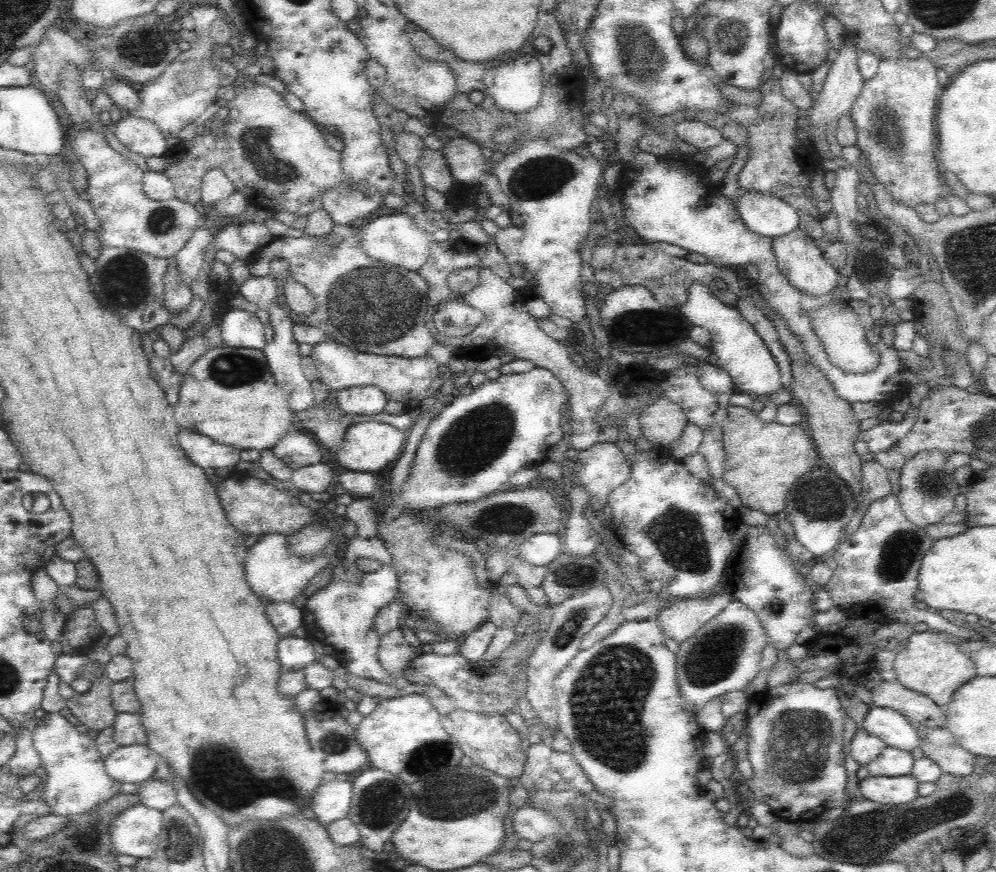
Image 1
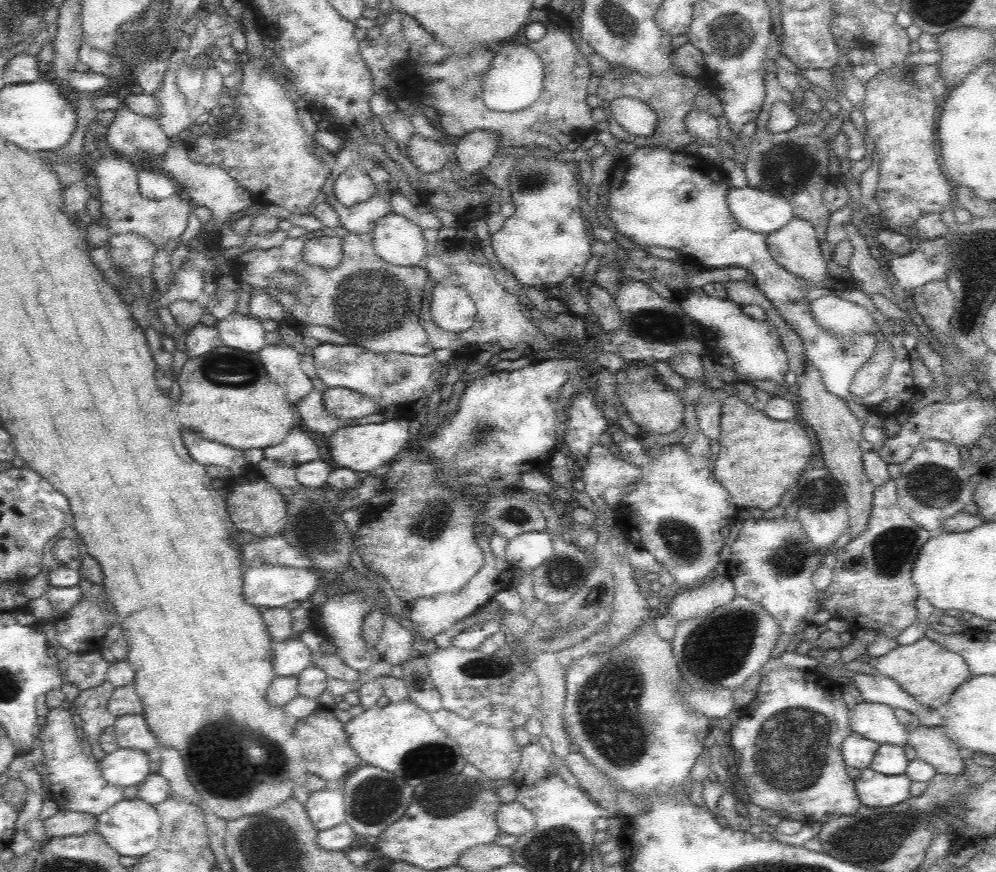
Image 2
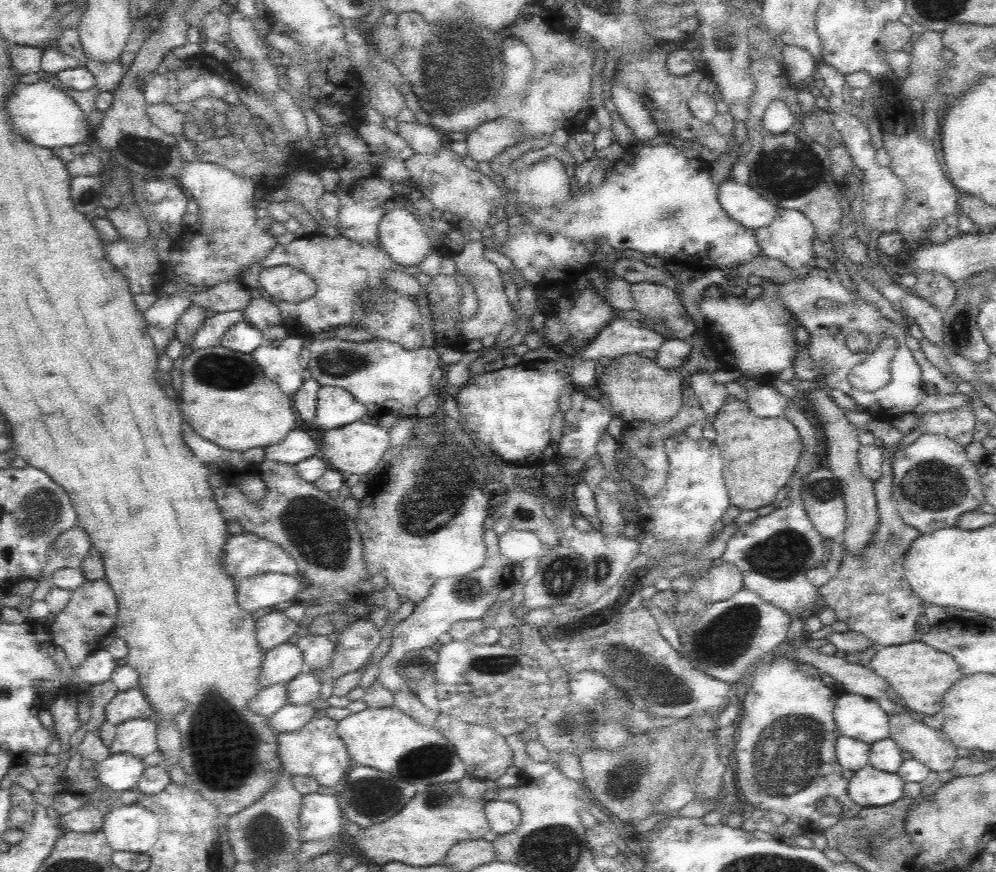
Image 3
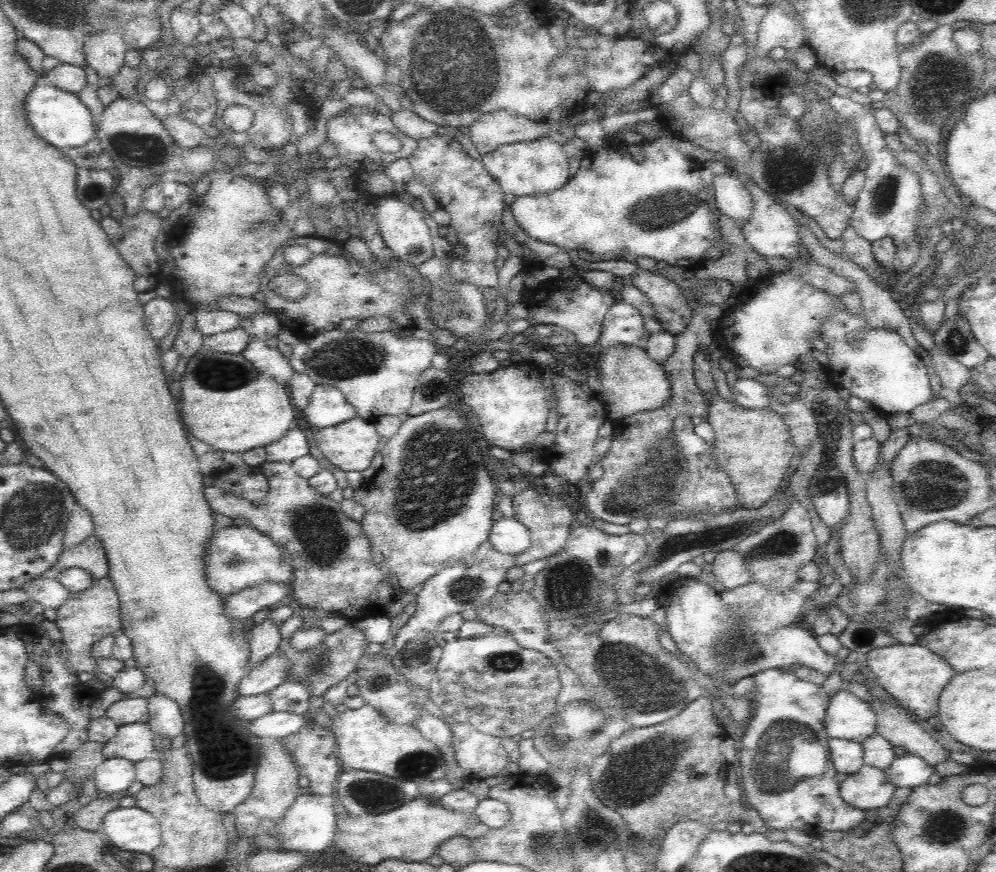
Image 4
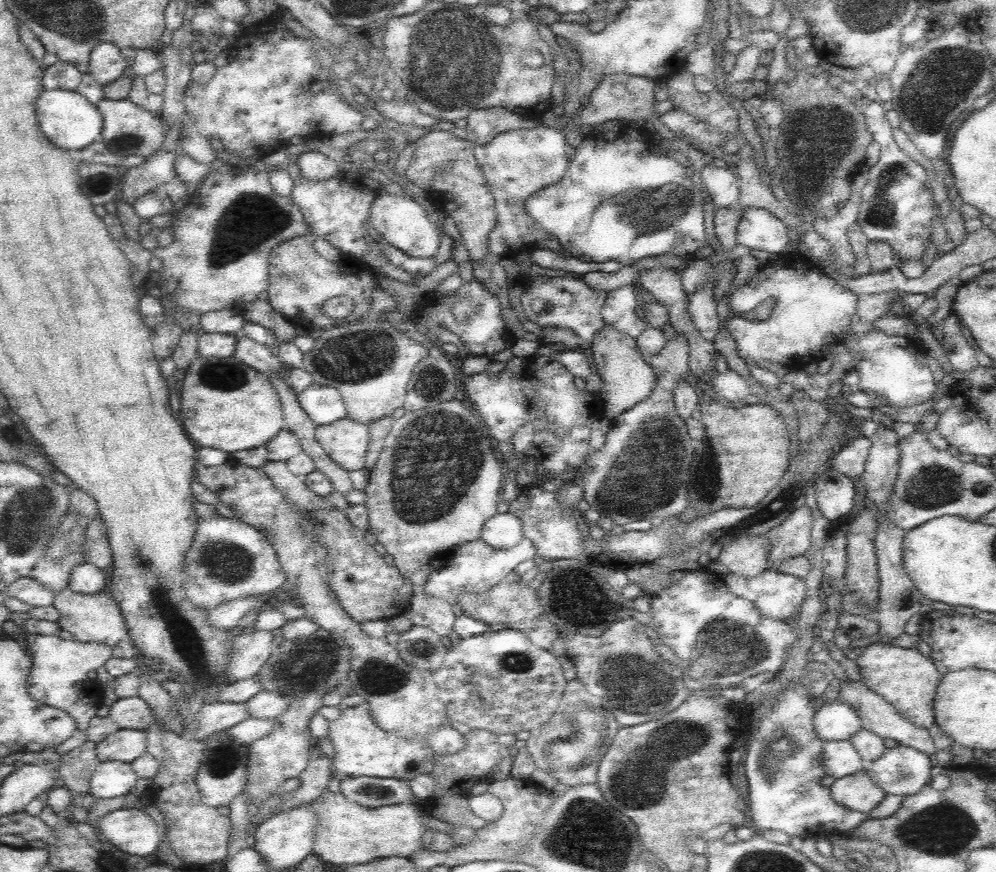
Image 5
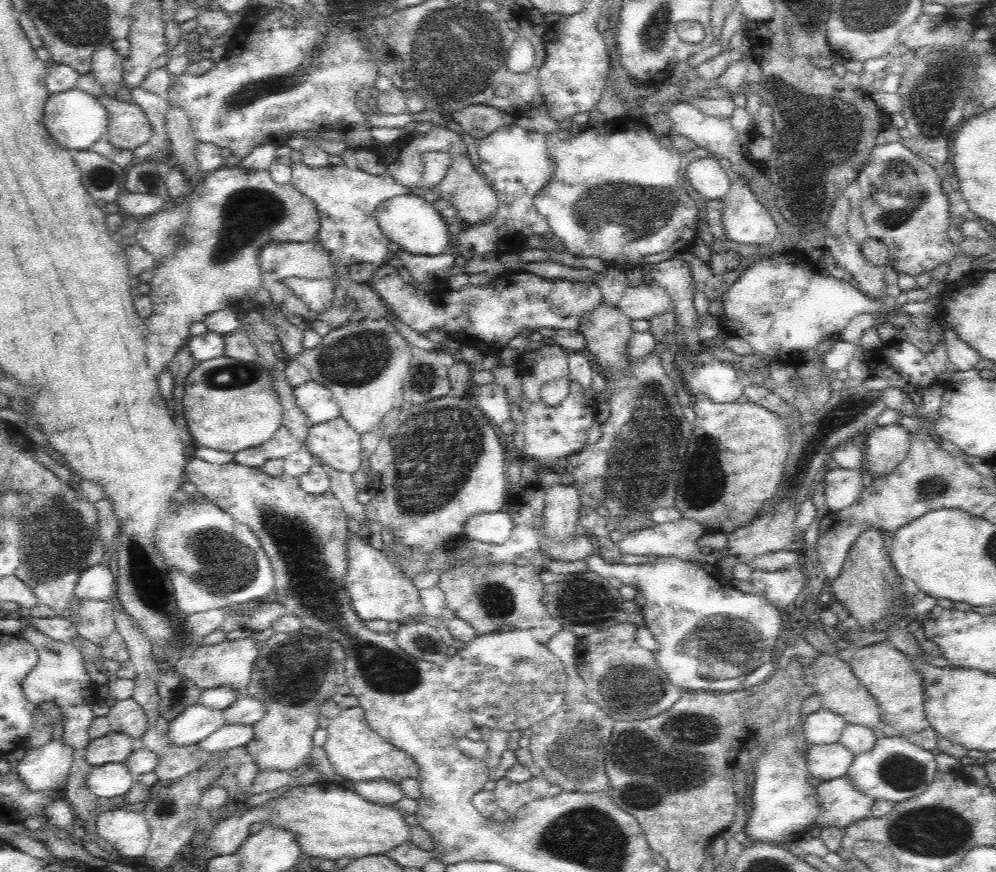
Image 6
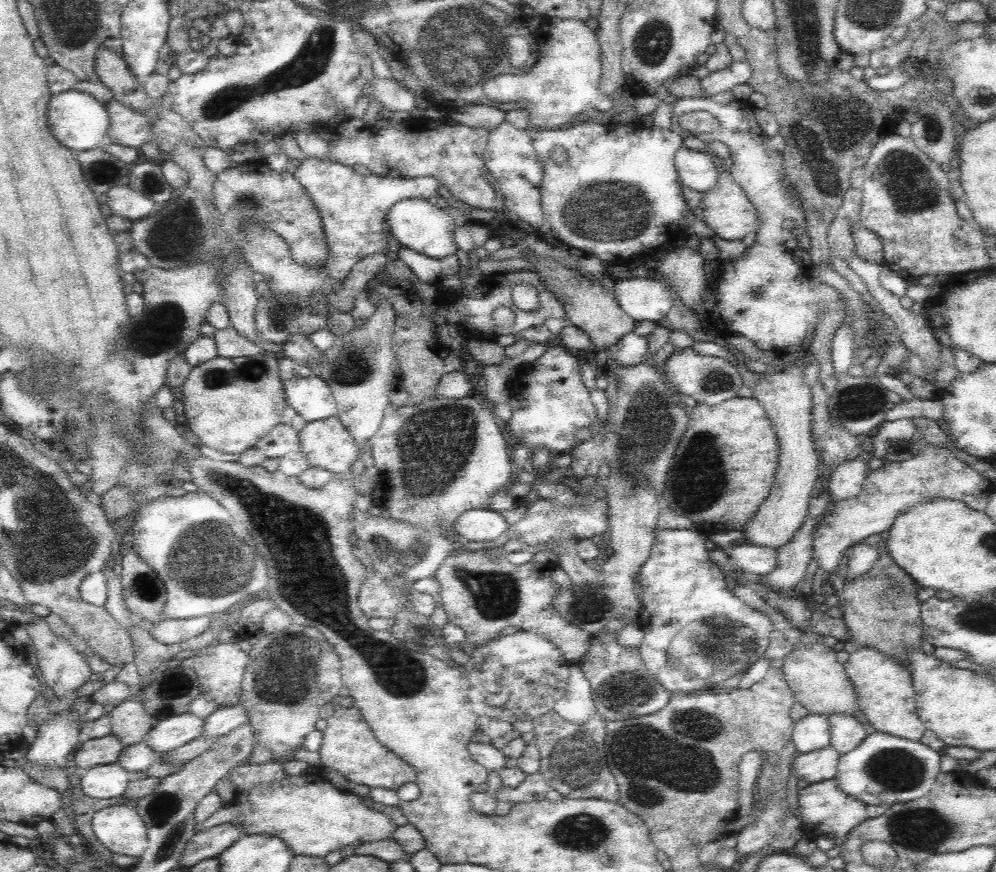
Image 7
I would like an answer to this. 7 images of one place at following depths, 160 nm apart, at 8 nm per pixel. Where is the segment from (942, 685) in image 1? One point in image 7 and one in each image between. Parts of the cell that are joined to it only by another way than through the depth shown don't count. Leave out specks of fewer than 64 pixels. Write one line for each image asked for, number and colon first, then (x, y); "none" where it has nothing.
2: (926, 670)
3: (921, 675)
4: (913, 675)
5: (908, 680)
6: (887, 673)
7: (886, 696)

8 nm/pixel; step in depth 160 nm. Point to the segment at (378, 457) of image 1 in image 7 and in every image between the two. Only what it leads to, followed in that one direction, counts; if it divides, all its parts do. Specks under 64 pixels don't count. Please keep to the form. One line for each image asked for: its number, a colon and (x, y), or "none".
2: (363, 448)
3: (356, 448)
4: (350, 445)
5: (345, 441)
6: (335, 443)
7: (327, 444)

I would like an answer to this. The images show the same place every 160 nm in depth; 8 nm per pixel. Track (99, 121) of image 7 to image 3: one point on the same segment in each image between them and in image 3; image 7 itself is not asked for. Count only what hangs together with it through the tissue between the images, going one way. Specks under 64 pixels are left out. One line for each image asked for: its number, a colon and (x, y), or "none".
3: (45, 115)
4: (59, 117)
5: (67, 119)
6: (75, 120)

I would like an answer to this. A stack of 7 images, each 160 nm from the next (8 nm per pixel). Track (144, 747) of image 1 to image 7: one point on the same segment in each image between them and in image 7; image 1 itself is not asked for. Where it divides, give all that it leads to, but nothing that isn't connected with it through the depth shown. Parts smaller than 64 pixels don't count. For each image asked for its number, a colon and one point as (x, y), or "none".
2: (124, 767)
3: (120, 771)
4: (114, 775)
5: (114, 778)
6: (111, 780)
7: (107, 781)

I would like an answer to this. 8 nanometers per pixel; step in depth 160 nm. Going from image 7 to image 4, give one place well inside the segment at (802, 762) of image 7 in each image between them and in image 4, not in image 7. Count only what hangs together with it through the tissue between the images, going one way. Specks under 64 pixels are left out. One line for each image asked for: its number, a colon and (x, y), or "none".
4: (846, 755)
5: (839, 758)
6: (826, 761)

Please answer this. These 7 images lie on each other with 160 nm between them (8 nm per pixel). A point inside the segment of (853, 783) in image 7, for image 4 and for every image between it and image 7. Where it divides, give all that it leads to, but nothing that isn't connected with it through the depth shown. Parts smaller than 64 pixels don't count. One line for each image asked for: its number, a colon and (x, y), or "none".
4: (907, 771)
5: (902, 770)
6: (894, 769)

